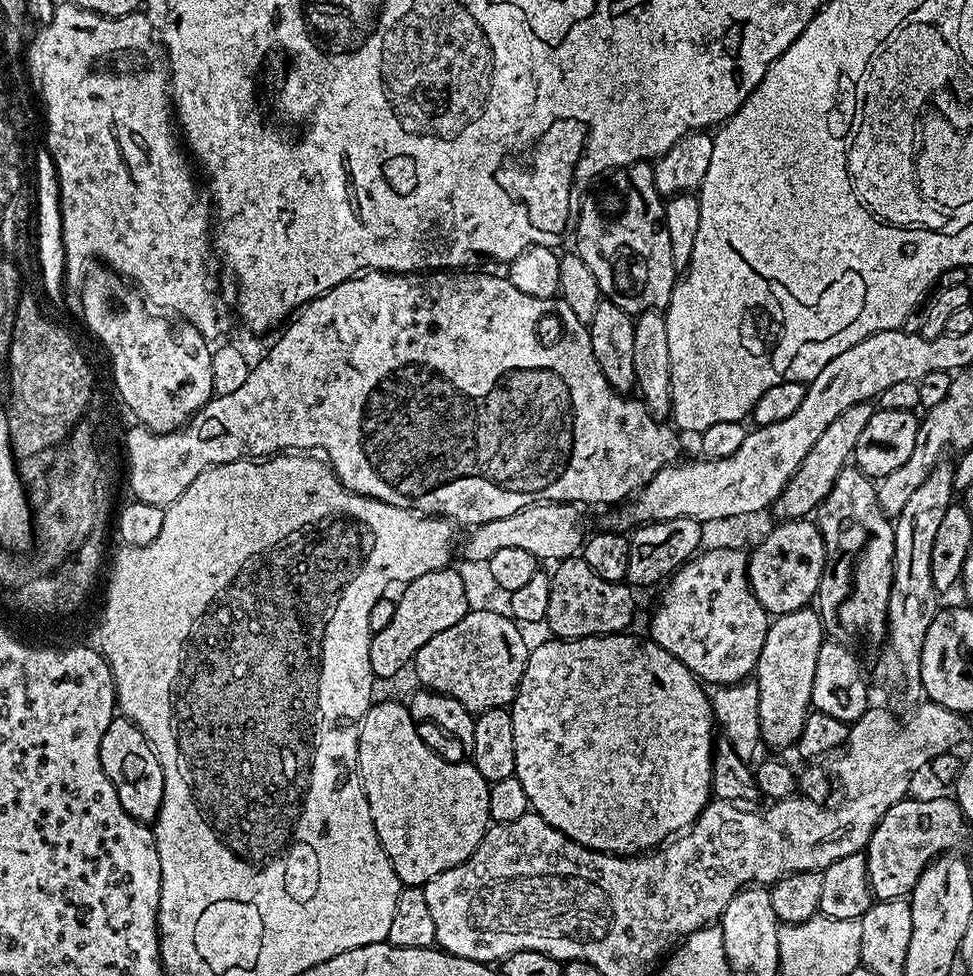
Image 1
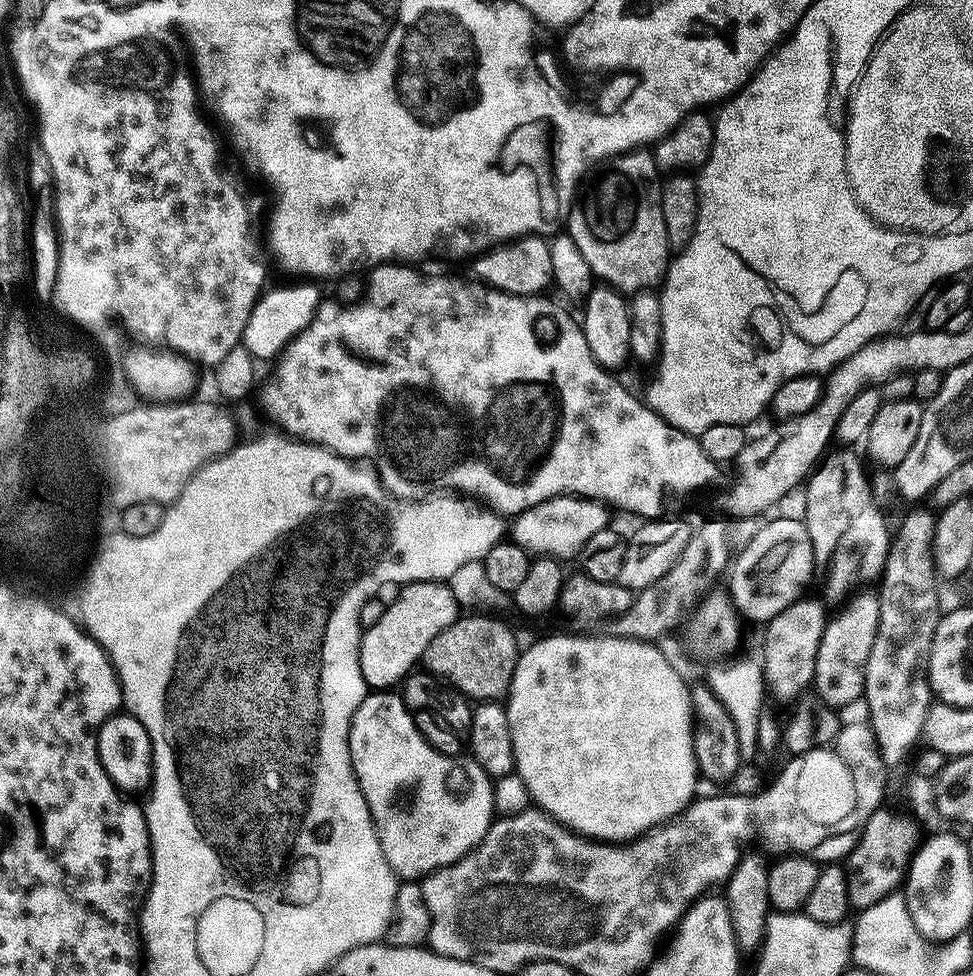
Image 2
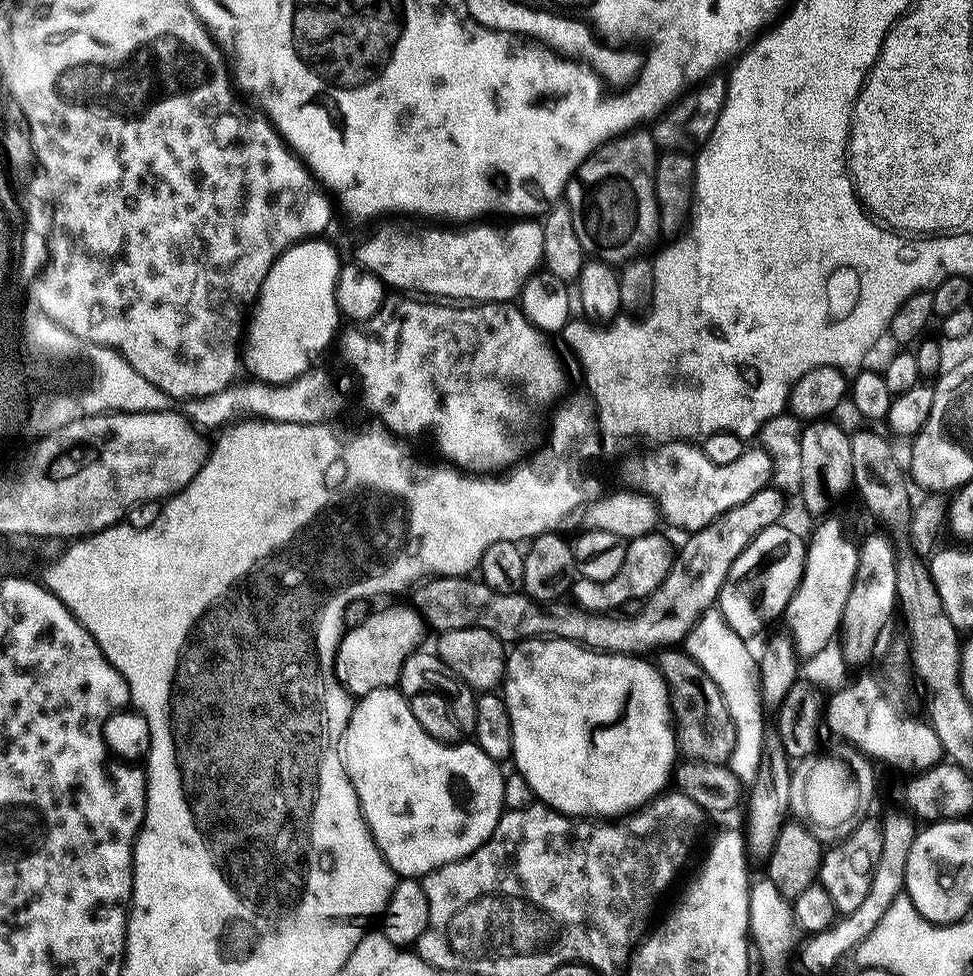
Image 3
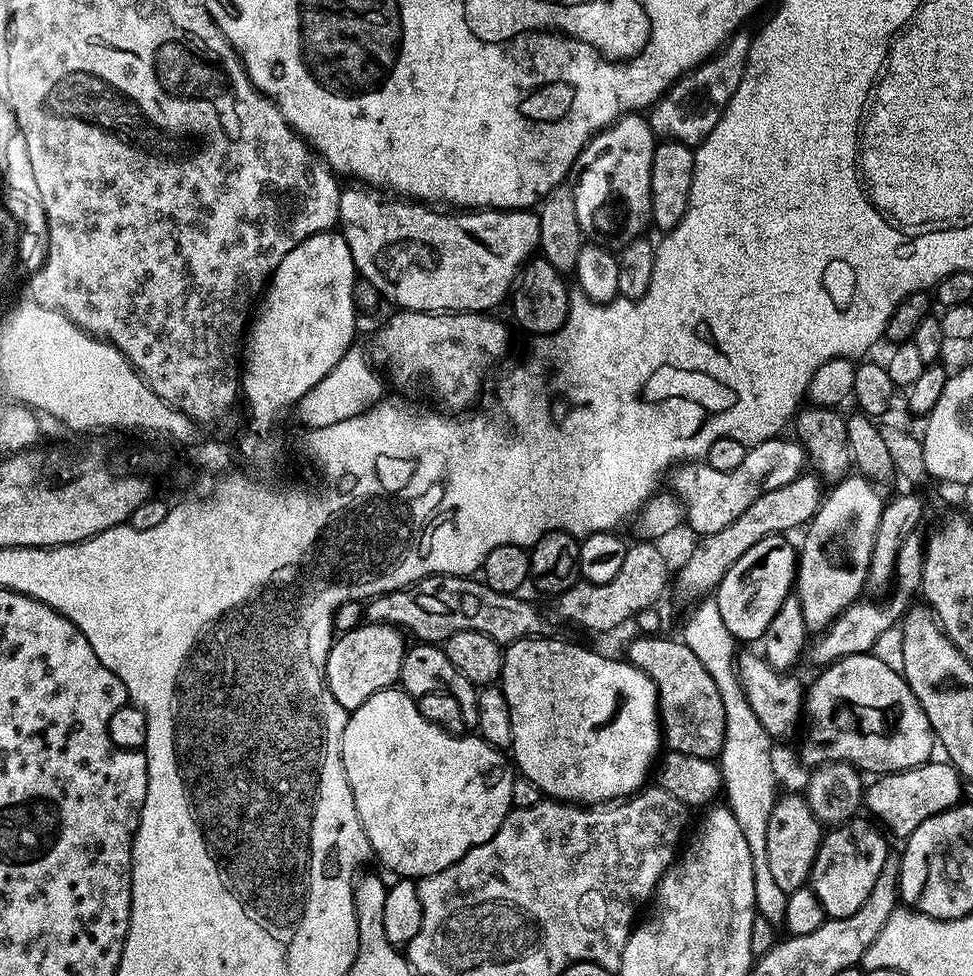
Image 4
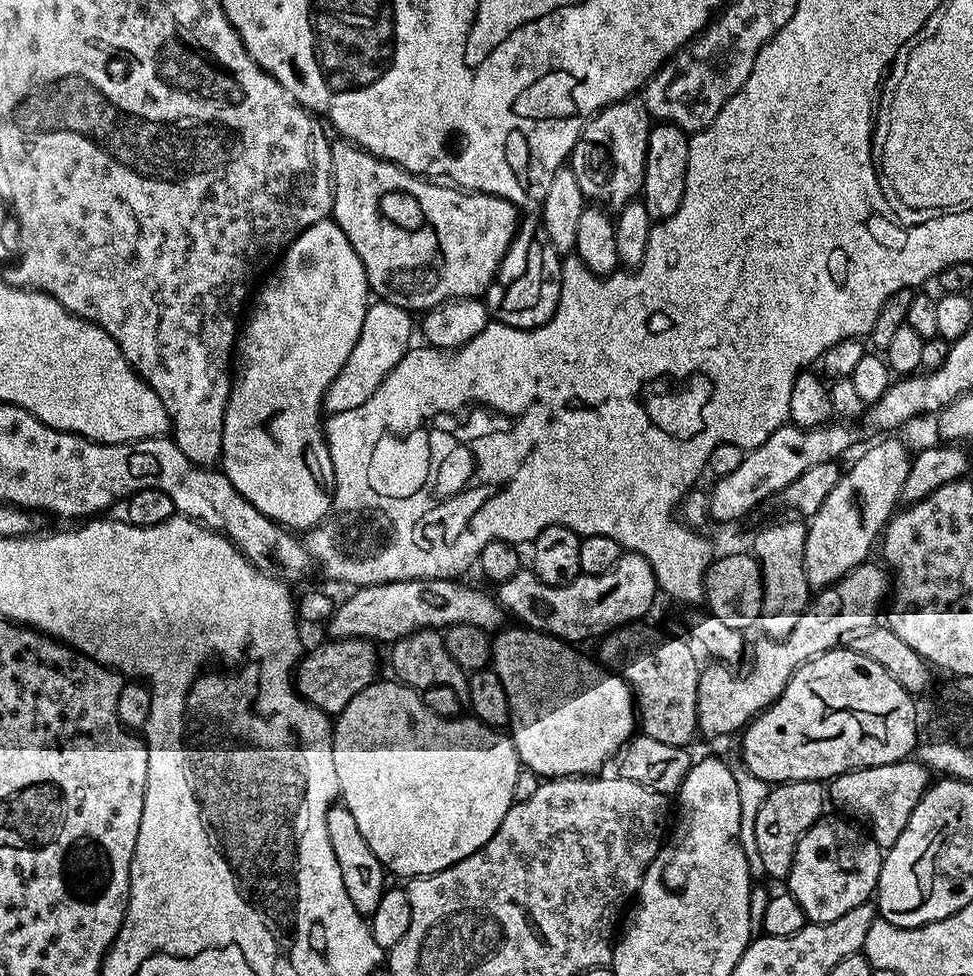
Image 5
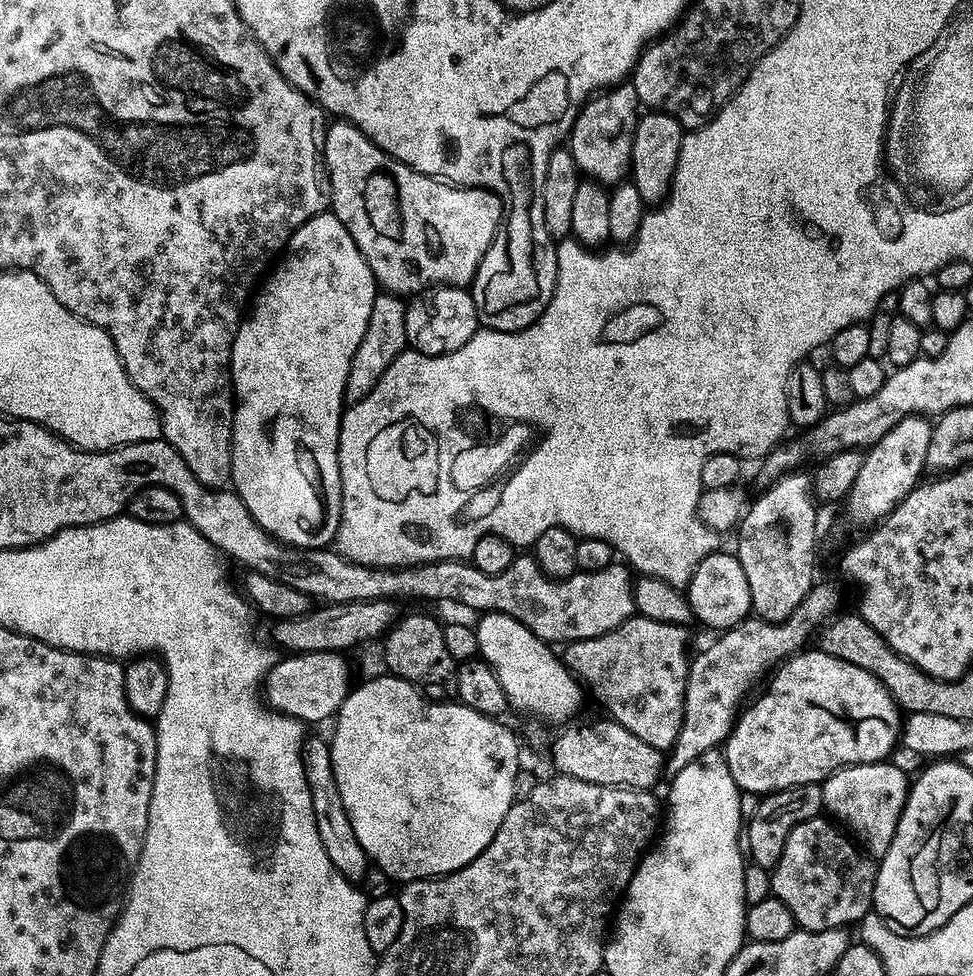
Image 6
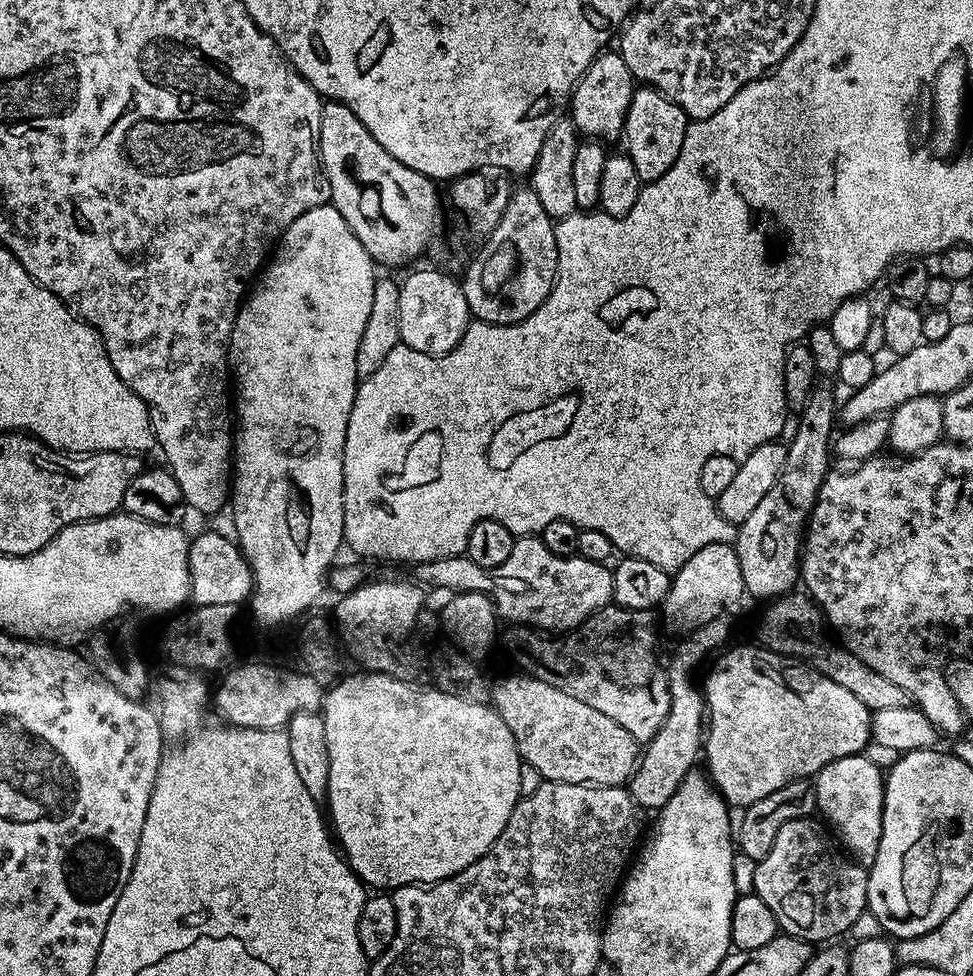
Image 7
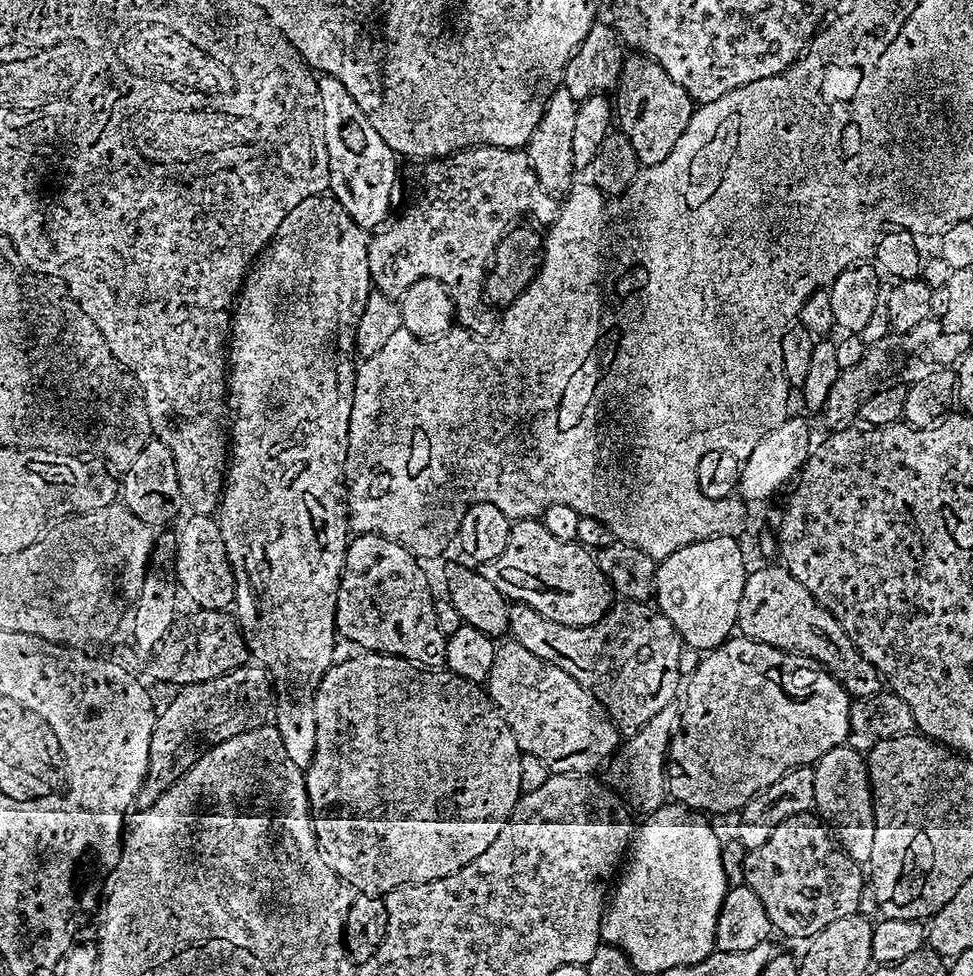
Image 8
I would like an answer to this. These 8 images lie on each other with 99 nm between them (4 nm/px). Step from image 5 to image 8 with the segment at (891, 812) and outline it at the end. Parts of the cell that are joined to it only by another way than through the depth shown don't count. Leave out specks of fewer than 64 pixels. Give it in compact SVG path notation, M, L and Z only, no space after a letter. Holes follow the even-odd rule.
M843 744L817 760L813 772L815 811L829 826L844 853L856 864L867 865L874 846L874 814L865 757Z

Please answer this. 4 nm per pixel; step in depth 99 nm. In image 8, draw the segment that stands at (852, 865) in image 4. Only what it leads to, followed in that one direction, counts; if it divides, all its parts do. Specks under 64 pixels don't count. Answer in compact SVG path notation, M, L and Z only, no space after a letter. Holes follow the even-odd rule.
M812 814L782 822L762 846L745 855L744 883L766 906L773 929L801 942L811 940L838 918L857 915L860 899L866 896L865 869L844 853L833 833Z

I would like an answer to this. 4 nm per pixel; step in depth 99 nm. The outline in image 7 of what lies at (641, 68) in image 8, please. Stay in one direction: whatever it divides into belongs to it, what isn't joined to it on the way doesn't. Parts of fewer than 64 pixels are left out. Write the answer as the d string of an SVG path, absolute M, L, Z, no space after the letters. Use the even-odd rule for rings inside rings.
M647 86L637 87L626 114L622 141L626 155L634 162L641 182L660 180L670 170L670 166L680 157L680 151L686 140L686 130L690 127L688 115L674 102Z

